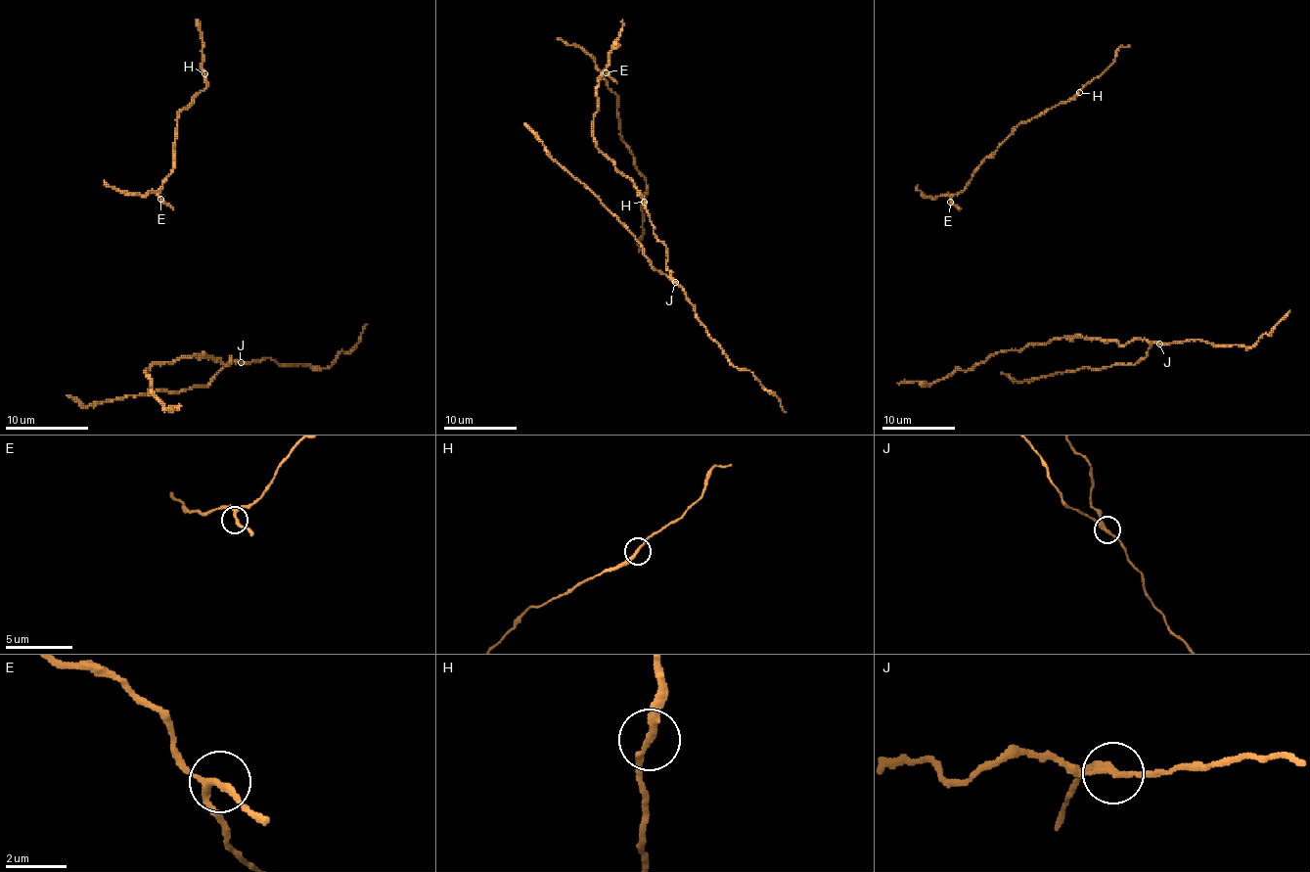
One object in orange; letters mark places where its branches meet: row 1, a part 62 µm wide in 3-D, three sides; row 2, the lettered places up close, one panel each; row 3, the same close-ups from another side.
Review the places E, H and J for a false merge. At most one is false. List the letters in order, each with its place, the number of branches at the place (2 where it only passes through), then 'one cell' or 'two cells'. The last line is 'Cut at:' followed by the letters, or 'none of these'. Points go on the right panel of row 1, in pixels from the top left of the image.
E: place (950, 202); branches 3; one cell
H: place (1079, 92); branches 2; one cell
J: place (1159, 344); branches 3; two cells
Cut at: J

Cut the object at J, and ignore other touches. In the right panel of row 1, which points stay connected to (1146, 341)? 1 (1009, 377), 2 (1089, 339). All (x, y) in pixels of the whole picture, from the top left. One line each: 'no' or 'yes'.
1: no
2: yes

